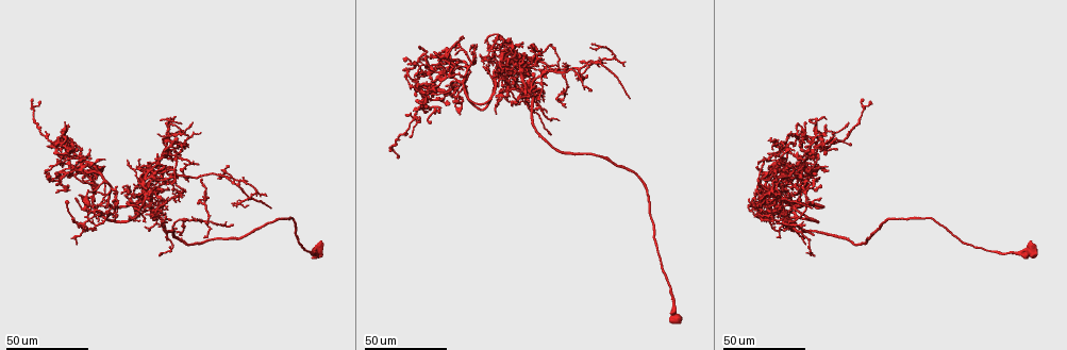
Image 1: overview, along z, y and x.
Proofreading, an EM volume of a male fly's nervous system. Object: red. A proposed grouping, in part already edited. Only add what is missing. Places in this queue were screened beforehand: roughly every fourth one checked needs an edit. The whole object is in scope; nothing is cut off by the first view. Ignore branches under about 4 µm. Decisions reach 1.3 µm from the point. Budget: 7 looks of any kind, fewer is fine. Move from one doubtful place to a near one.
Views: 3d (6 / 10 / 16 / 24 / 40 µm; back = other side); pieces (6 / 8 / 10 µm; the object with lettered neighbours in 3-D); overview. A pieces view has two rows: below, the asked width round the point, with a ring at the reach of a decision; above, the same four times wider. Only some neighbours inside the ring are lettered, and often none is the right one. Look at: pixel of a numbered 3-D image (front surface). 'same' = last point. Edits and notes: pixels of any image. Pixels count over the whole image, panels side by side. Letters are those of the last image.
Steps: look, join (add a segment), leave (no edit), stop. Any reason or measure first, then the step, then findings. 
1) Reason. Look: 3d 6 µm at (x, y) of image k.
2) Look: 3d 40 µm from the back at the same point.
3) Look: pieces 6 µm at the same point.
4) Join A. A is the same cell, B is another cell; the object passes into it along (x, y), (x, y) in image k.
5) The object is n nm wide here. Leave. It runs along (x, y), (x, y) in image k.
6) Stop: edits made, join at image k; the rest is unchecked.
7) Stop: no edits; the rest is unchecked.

Free end. Look: 3d 40 µm at (769, 206) of image 1.

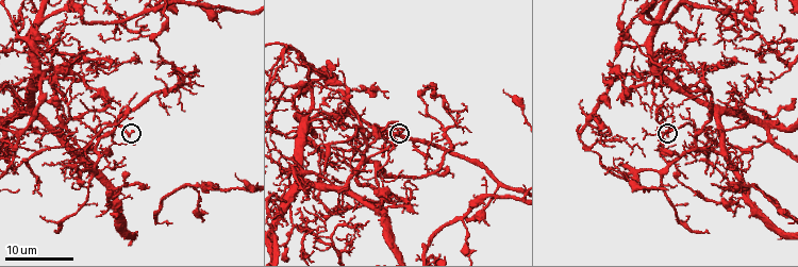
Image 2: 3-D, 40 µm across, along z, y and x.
Look: 3d 10 µm at (665, 133) of image 2.

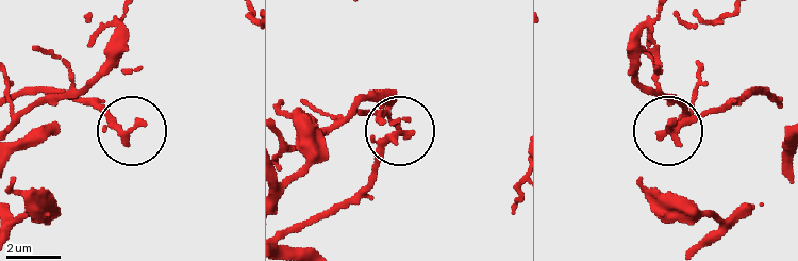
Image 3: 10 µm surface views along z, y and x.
See the neighbours. Look: pieces 10 µm at (670, 122) of image 3.

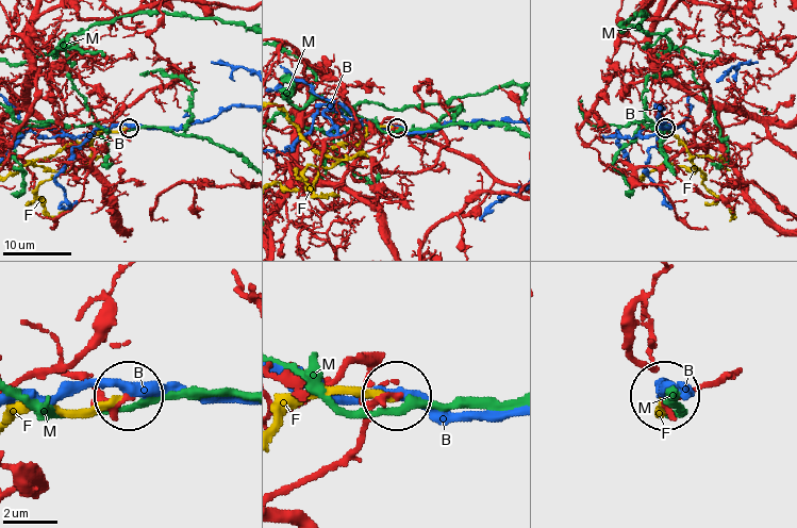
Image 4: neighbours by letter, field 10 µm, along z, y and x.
Leave. B, F and M are other cells; none of them fits.

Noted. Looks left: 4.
Free end. Look: 3d 24 µm at (447, 86) of image 1.

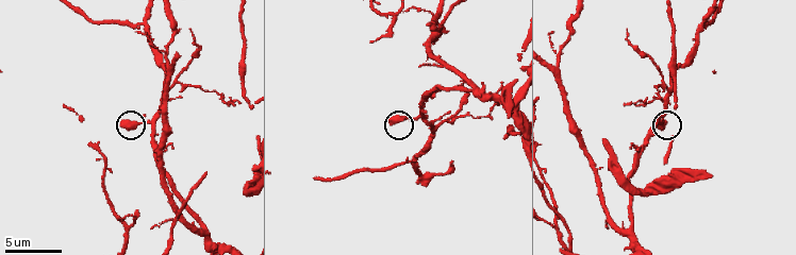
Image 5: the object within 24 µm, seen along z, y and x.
Look: pieces 10 µm at (665, 123) of image 5.

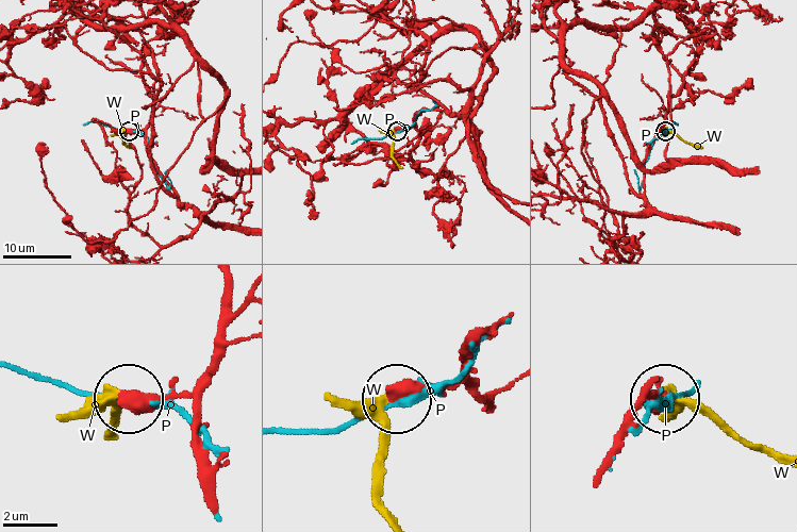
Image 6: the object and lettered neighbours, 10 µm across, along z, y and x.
Leave. P and W are other cells; none of them fits.

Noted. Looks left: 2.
An open end. Look: 3d 24 µm at (804, 168) of image 1.

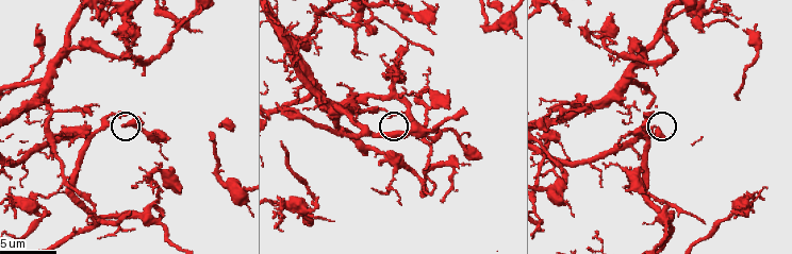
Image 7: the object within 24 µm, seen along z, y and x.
See the neighbours. Look: pieces 6 µm at (395, 114) of image 7.

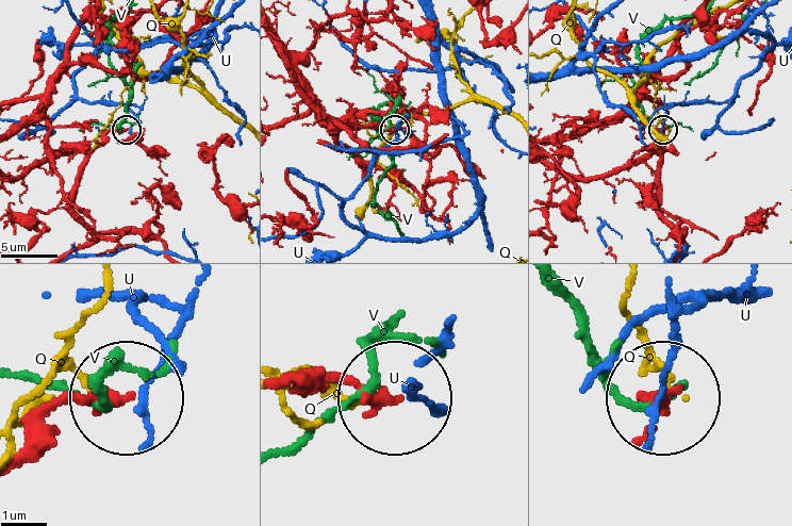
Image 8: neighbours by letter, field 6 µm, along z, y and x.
The object is 260 nm wide here. Leave. Q, U and V are other cells; it runs along (285, 383), (396, 395) in image 8; no lettered segment goes on from it.

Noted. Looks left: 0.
Stop: no edits; the rest is unchecked.

